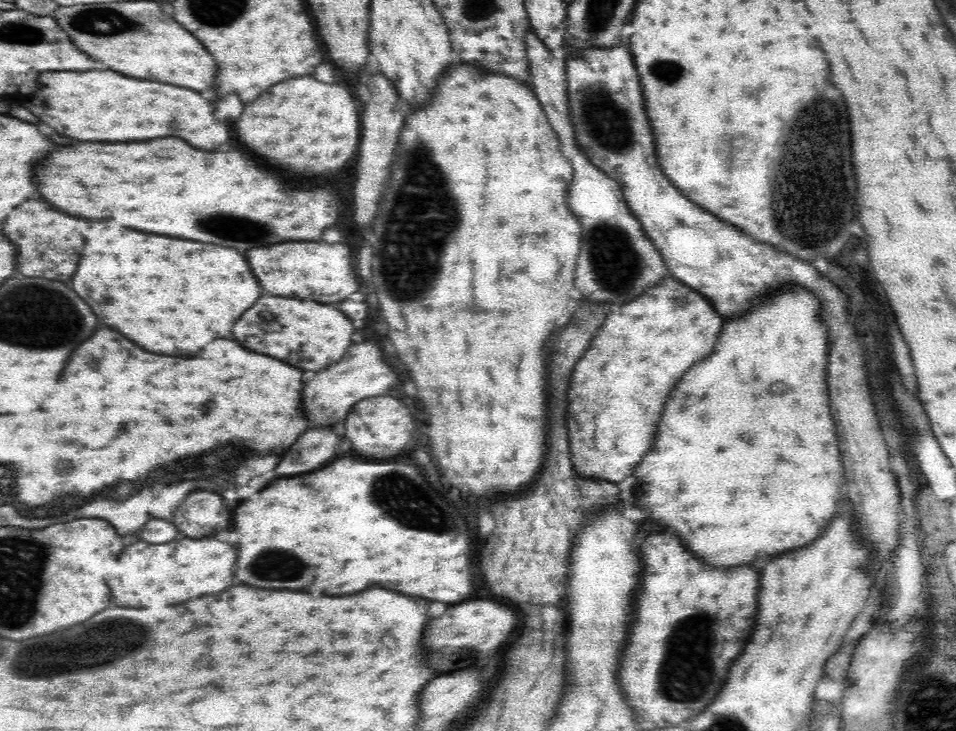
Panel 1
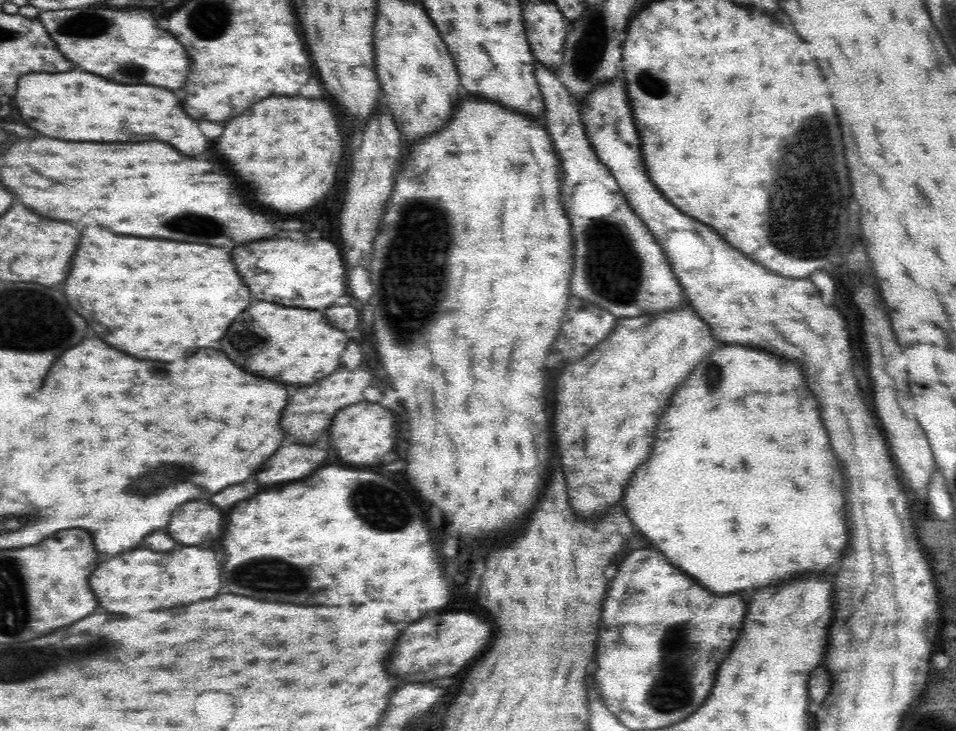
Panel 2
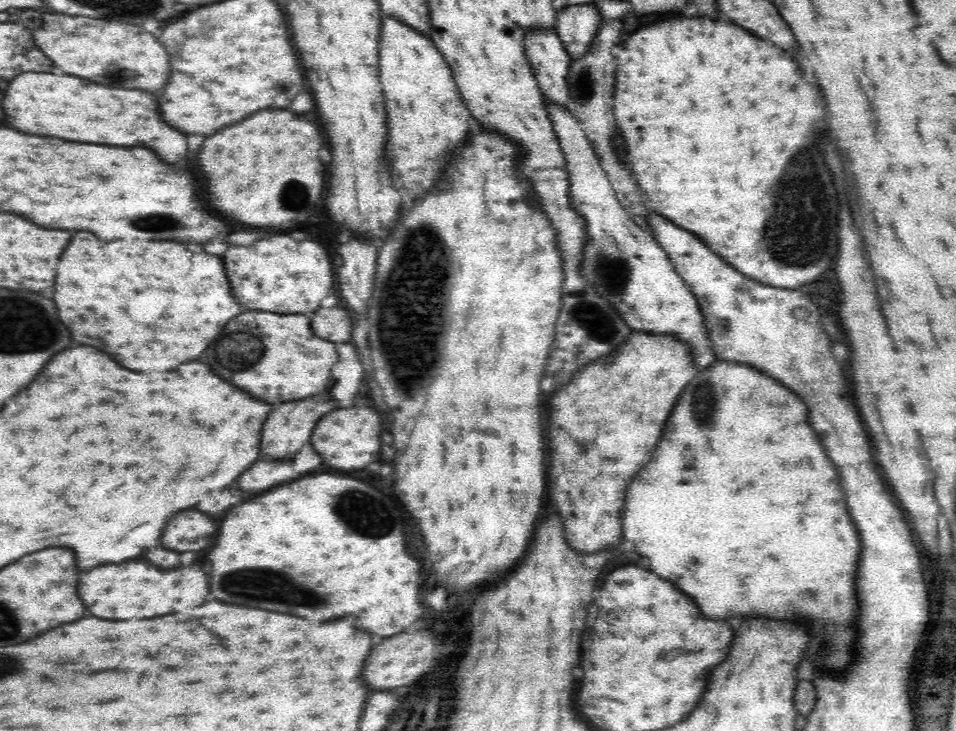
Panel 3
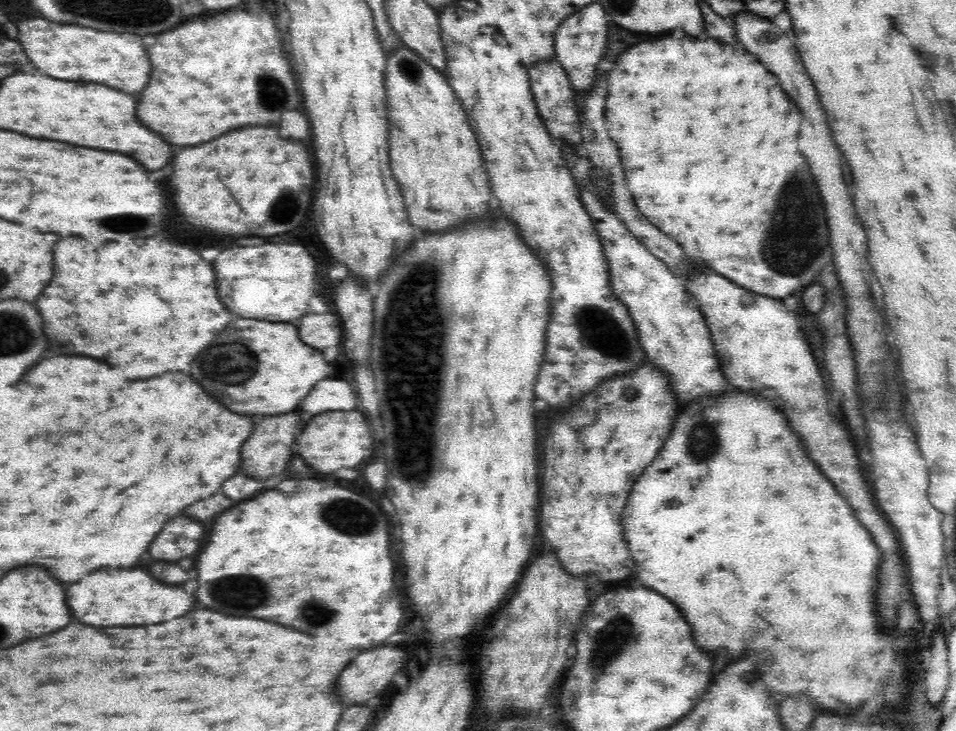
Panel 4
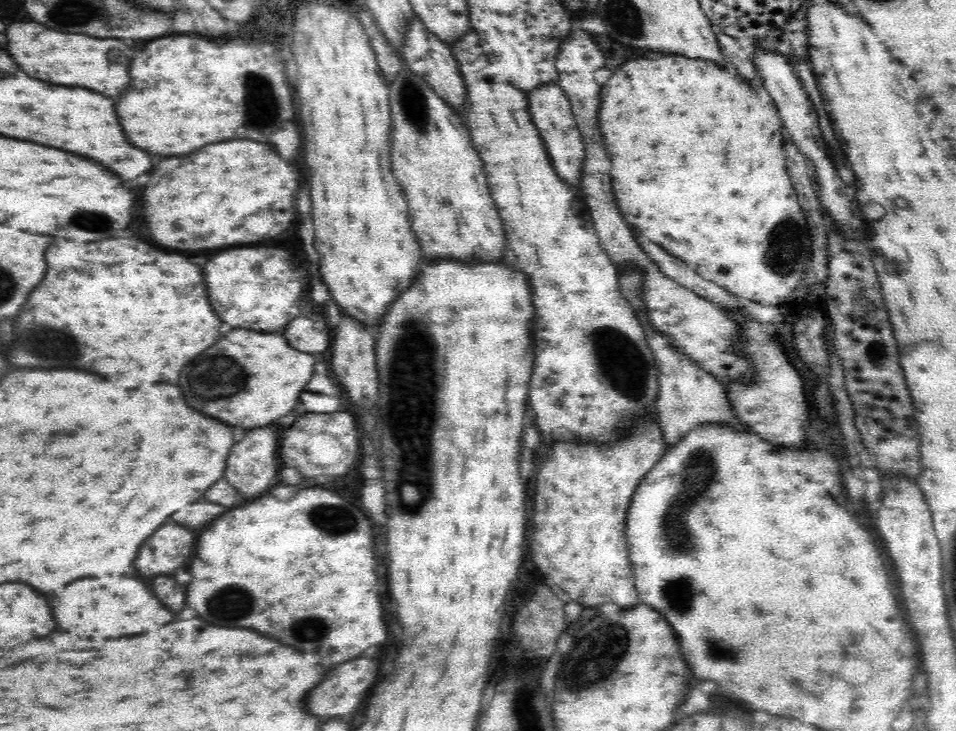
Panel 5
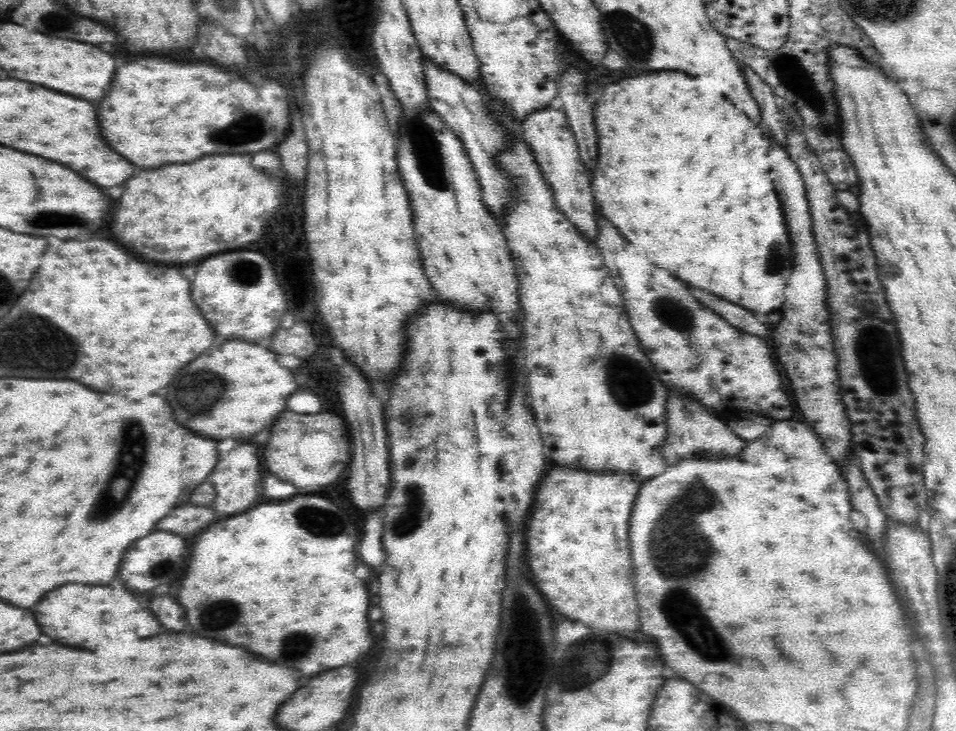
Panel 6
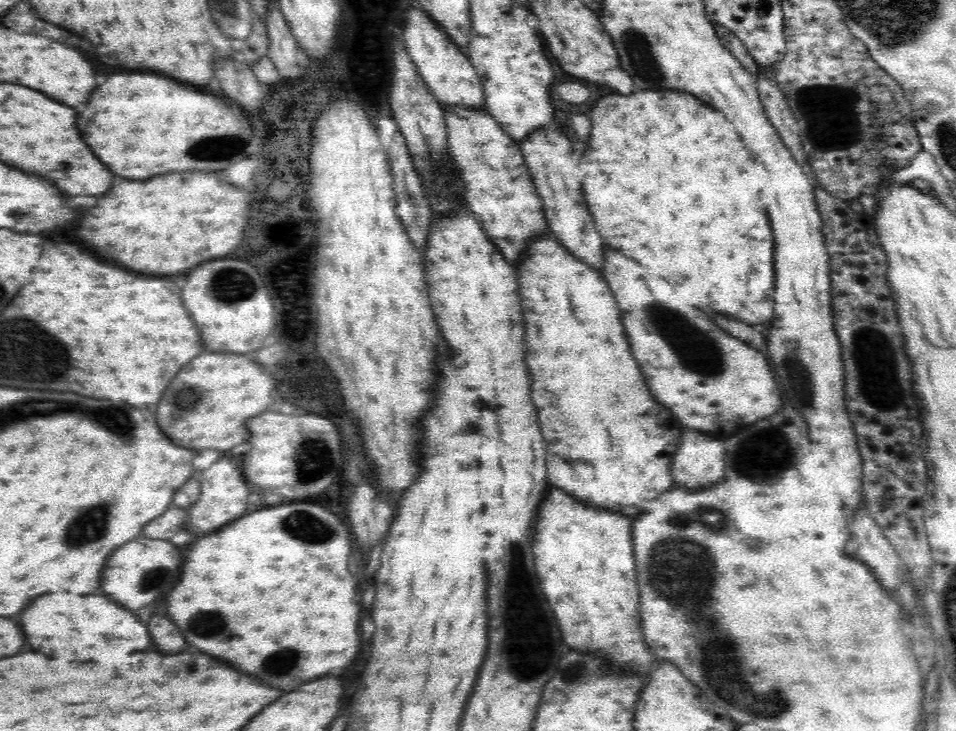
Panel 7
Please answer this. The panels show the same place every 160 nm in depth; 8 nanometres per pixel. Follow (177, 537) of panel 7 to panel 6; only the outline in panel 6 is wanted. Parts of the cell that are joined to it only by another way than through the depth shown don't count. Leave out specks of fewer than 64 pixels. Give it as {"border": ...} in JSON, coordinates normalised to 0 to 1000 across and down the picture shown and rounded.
{"border":[[[194,687],[190,694],[184,694],[178,699],[167,714],[165,725],[179,731],[188,731],[188,735],[197,731],[205,731],[211,722],[218,722],[226,711],[226,699],[222,694],[201,691]]]}

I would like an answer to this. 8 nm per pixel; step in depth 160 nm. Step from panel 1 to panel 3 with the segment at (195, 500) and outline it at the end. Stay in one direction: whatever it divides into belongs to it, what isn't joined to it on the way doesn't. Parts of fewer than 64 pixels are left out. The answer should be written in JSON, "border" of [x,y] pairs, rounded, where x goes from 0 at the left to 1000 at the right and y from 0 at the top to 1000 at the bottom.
{"border":[[[205,696],[190,698],[184,700],[174,717],[174,725],[169,731],[169,747],[184,755],[211,752],[222,744],[226,731],[228,720],[223,706]]]}

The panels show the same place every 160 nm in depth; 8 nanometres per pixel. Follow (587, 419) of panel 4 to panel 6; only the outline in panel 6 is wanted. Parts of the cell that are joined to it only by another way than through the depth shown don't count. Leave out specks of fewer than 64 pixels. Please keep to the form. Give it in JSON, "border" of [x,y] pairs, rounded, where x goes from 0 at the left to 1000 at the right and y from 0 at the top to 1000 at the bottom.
{"border":[[[579,637],[563,662],[556,689],[550,744],[552,769],[561,791],[561,802],[577,821],[586,840],[600,851],[619,856],[619,862],[638,862],[651,867],[653,862],[668,863],[668,828],[665,802],[661,793],[661,769],[657,750],[657,711],[663,685],[672,665],[672,654],[651,646],[613,646],[592,637]]]}

